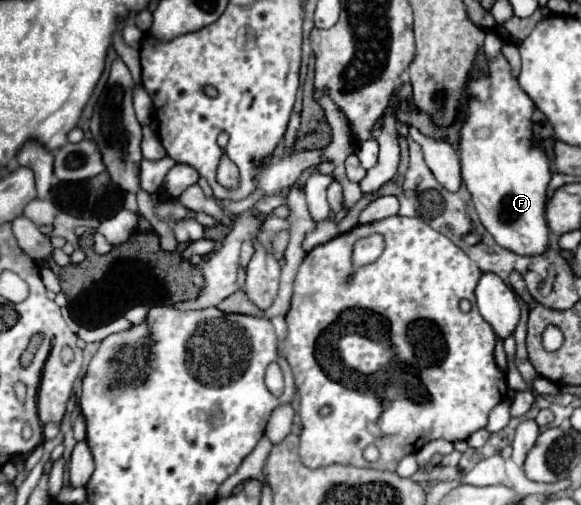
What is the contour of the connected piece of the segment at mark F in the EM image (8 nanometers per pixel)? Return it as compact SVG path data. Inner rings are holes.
M494 30L486 32L484 54L490 64L490 74L468 84L468 118L460 136L462 180L472 194L480 222L498 246L518 256L540 256L550 250L550 230L544 218L550 164L546 154L530 138L534 102L510 74L510 66L500 52L502 44L502 38Z

